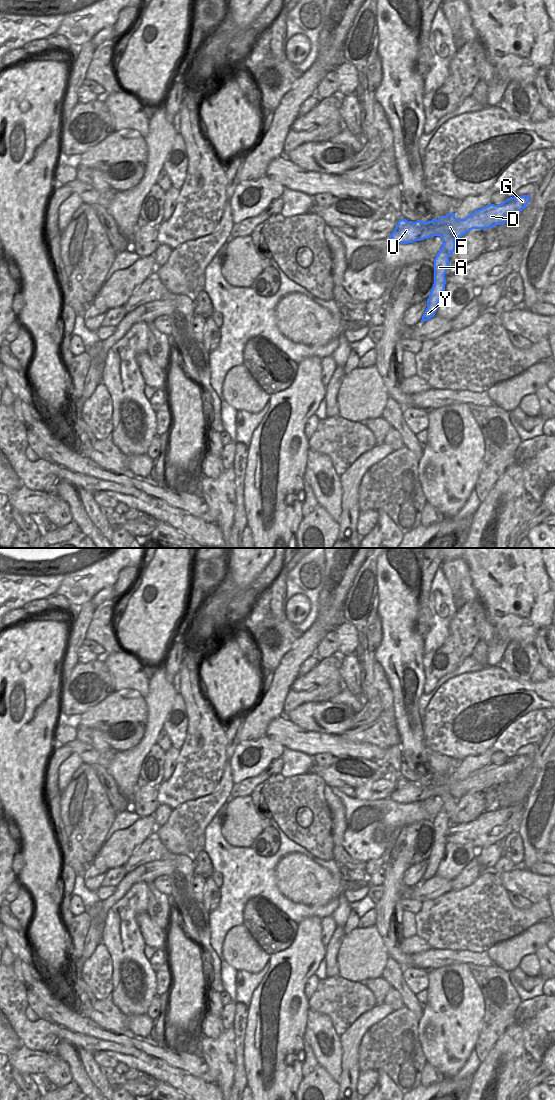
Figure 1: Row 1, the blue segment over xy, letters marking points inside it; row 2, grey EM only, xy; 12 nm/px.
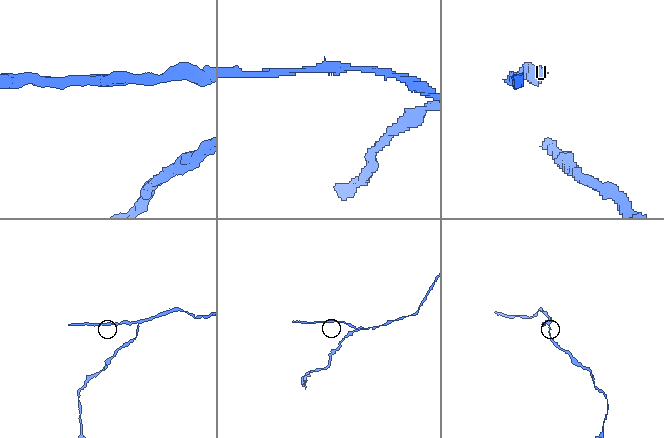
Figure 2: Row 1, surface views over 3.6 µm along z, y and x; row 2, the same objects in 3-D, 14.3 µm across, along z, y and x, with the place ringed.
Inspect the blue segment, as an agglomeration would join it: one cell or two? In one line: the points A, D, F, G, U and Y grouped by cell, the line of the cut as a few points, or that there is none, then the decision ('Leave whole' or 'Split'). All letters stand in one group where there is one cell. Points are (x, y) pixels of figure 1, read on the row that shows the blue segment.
Groups: A Y / D F G U. Split along xy (440, 235), (448, 233), (454, 239). Split.

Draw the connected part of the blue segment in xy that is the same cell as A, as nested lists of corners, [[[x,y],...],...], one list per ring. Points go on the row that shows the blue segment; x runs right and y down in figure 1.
[[[444,233],[440,238],[443,244],[434,259],[434,284],[427,299],[427,308],[421,322],[428,321],[435,316],[445,290],[445,274],[450,266],[449,256],[453,254],[456,246],[455,239],[449,233]]]

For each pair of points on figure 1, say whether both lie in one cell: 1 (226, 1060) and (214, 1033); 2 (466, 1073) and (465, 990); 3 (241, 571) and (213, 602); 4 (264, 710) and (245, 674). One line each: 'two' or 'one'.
1: two
2: two
3: one
4: two

